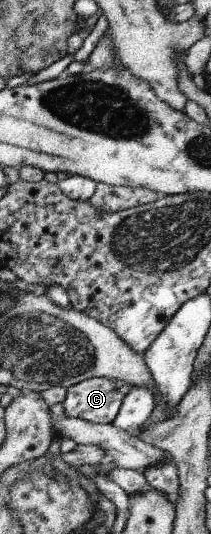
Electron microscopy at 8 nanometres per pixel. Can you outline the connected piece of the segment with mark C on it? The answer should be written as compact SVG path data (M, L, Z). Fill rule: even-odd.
M82 380L66 388L62 401L63 415L94 424L110 424L128 391L130 386L118 380Z

